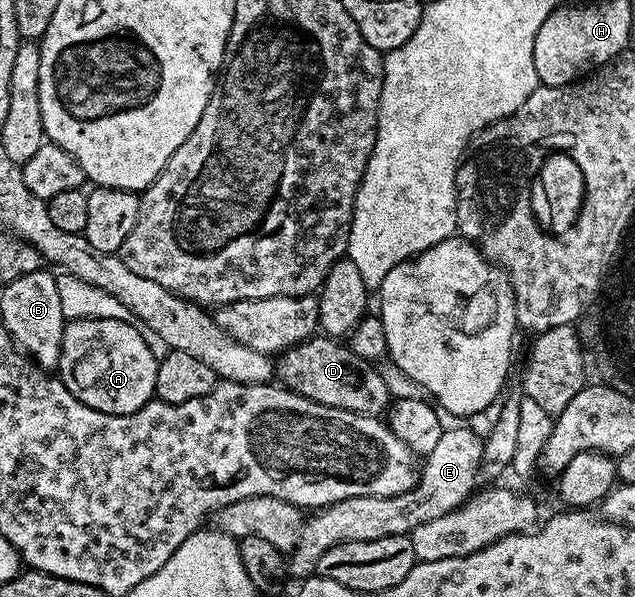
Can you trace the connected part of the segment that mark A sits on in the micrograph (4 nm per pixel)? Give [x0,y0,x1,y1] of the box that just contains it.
[59,317,159,415]

